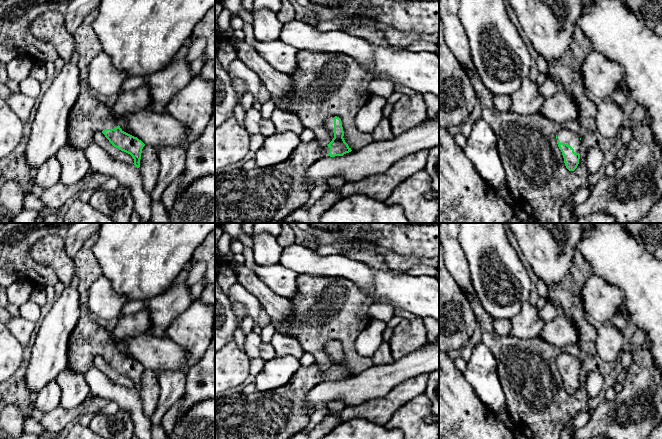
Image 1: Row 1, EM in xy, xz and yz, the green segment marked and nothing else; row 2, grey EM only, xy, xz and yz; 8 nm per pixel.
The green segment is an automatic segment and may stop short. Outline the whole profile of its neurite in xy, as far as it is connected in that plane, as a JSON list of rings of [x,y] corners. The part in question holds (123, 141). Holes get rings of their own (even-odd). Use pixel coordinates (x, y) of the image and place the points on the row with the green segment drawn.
[[[96,12],[86,16],[80,26],[72,32],[78,51],[78,67],[81,78],[81,93],[72,107],[67,130],[67,145],[85,151],[93,142],[95,132],[101,131],[109,142],[121,151],[130,154],[134,165],[140,167],[142,149],[145,144],[126,132],[112,119],[110,108],[94,97],[86,84],[89,64],[102,47],[93,29]]]

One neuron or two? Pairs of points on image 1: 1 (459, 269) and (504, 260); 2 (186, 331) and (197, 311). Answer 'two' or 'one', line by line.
1: two
2: one

